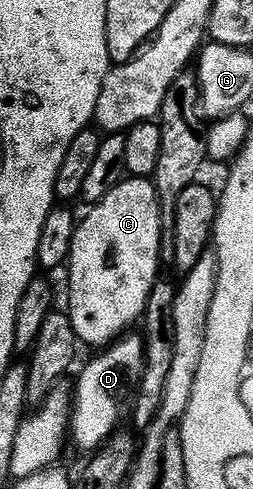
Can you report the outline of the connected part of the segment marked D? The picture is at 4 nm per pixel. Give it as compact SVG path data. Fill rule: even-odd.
M128 332L115 344L101 349L84 367L76 378L76 394L74 390L74 405L70 410L70 426L76 430L76 442L87 452L95 451L112 434L113 430L121 425L120 417L125 417L130 403L136 392L136 385L140 382L142 368L144 367L144 339L139 333Z

